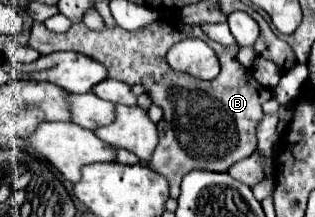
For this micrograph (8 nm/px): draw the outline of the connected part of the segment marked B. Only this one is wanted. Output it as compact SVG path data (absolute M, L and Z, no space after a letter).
M165 19L135 33L121 27L105 27L101 33L95 33L89 31L85 23L75 23L65 33L53 33L43 23L35 21L27 43L41 55L53 51L77 51L89 55L107 67L109 77L125 81L127 85L145 85L153 103L163 109L163 119L157 123L159 145L149 165L153 171L167 177L173 199L179 197L181 179L189 171L227 171L231 165L249 157L257 149L255 133L259 121L263 119L261 101L265 97L265 89L261 89L263 85L259 85L253 79L251 71L237 61L237 45L225 47L215 43L215 51L221 61L221 73L209 83L201 79L191 79L191 75L171 69L165 53L181 39L183 37L177 25Z

